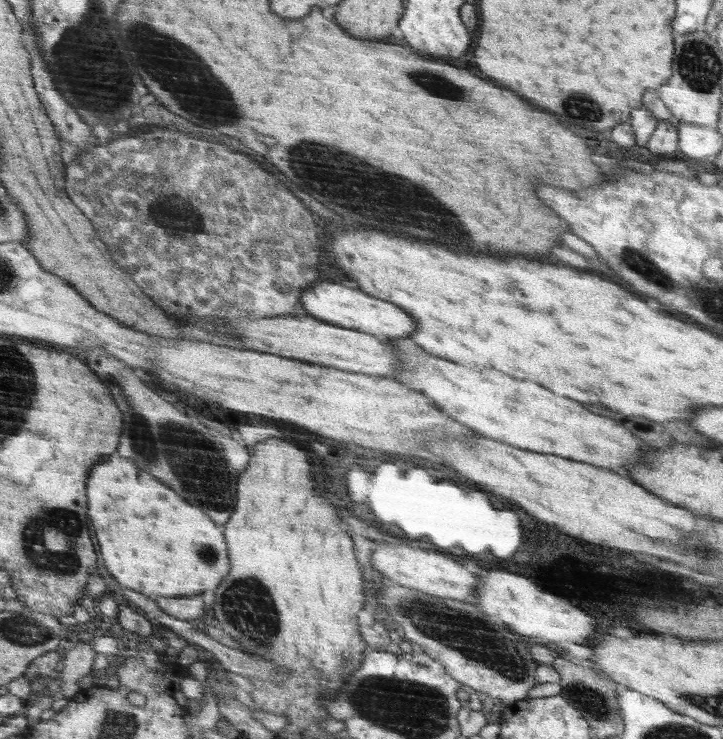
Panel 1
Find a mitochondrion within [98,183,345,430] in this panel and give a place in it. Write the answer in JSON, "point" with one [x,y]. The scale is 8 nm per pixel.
{"point":[190,223]}

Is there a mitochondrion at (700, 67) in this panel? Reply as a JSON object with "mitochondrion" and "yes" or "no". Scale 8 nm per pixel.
{"mitochondrion":"yes"}

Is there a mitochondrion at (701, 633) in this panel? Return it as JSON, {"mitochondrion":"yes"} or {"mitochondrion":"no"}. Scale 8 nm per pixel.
{"mitochondrion":"no"}

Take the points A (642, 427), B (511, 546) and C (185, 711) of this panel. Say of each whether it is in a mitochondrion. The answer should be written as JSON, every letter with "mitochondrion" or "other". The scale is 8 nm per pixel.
{"A":"other","B":"other","C":"other"}

